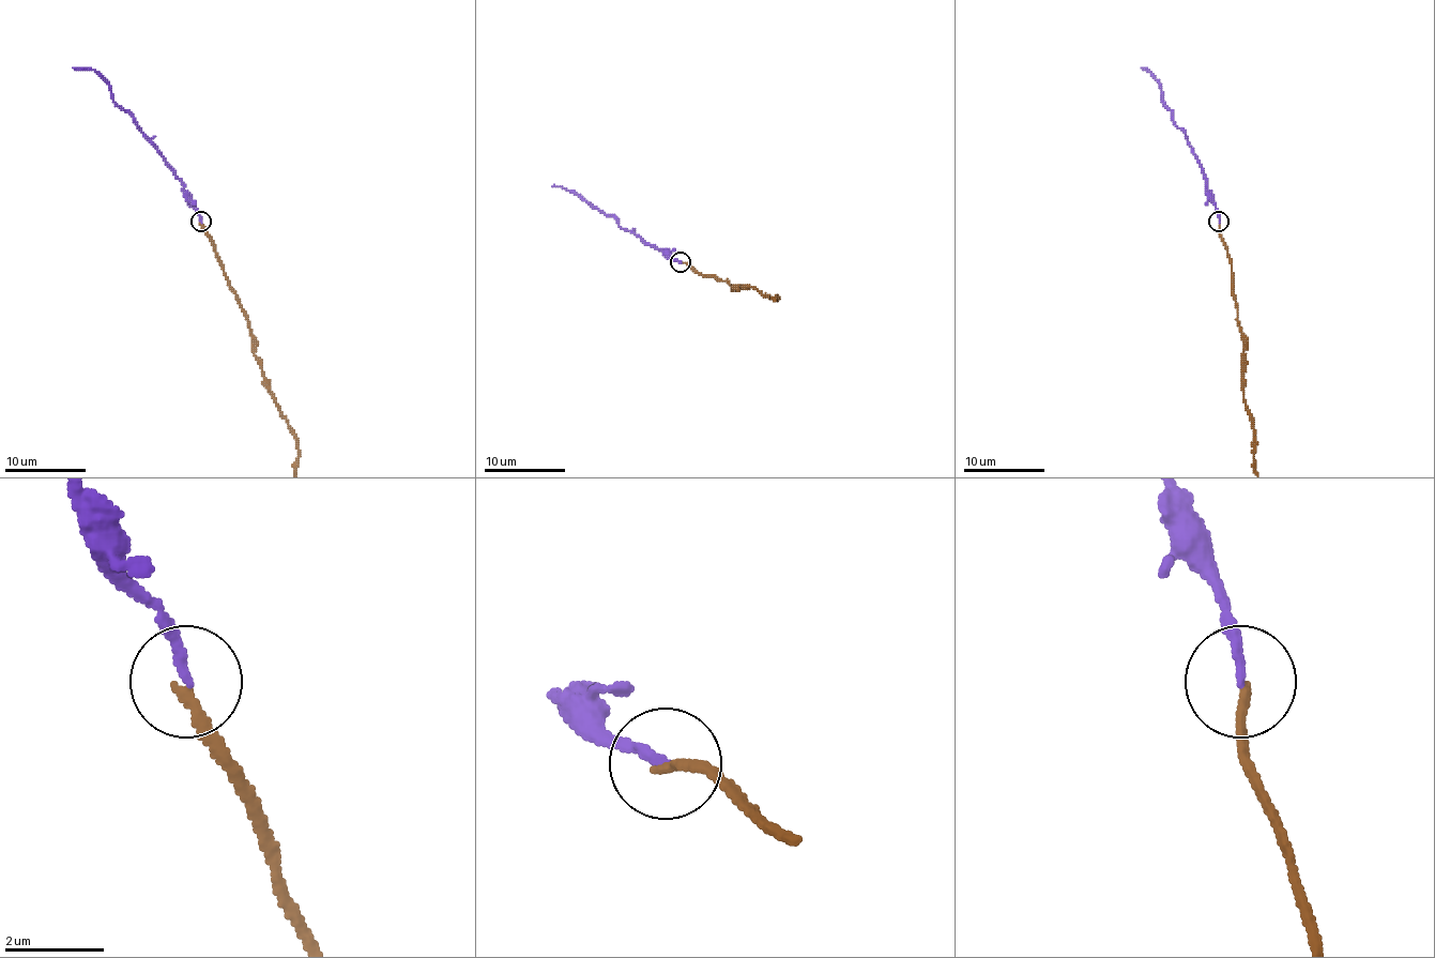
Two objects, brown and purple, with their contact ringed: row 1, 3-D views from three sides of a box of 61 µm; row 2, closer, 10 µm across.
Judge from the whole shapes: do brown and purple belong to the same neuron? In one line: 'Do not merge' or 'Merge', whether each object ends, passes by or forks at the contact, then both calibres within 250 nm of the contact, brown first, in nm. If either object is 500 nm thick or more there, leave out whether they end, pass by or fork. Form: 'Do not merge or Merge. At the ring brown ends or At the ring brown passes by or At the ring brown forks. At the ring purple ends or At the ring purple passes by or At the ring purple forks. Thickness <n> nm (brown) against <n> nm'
Do not merge. At the ring brown ends. At the ring purple ends. Thickness 200 nm (brown) against 180 nm

